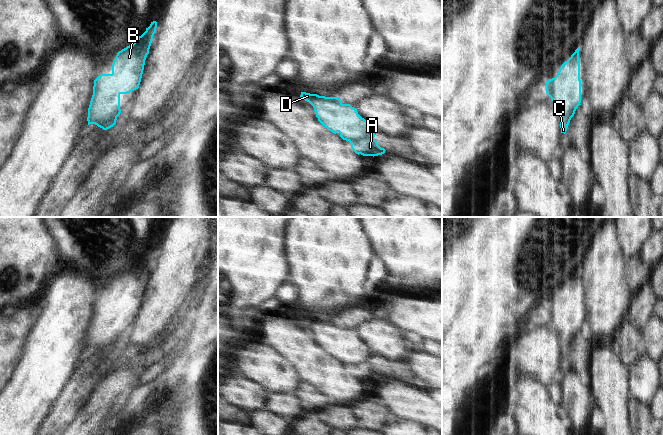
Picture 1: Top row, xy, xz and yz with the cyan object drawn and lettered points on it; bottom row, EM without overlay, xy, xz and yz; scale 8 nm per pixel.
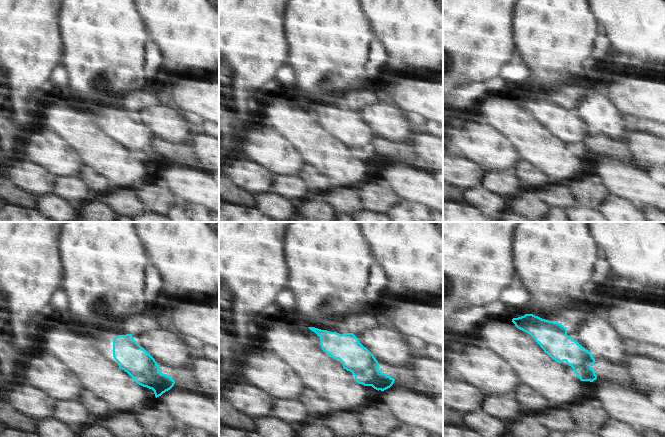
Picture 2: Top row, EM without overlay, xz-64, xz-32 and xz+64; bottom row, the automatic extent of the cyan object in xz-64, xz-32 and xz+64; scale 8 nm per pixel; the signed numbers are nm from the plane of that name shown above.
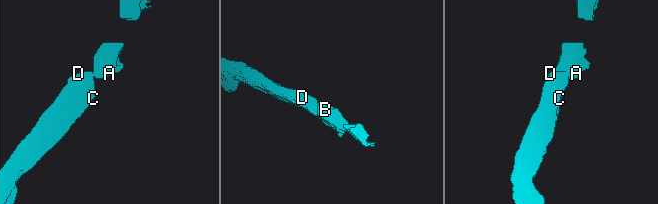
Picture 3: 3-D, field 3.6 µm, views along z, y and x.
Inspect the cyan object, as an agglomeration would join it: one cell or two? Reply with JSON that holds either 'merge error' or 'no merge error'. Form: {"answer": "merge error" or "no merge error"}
{"answer": "no merge error"}

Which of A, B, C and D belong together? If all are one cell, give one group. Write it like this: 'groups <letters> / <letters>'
groups A B C D

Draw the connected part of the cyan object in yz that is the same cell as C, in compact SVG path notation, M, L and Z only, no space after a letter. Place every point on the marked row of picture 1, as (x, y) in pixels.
M580 46L565 61L557 75L546 81L546 94L558 106L561 133L566 133L571 118L581 105Z

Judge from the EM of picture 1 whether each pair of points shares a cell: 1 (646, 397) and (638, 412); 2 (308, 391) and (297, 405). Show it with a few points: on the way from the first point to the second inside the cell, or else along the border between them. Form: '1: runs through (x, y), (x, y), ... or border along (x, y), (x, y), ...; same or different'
1: border along (630, 396), (634, 396), (649, 404); different
2: border along (293, 392), (302, 400), (308, 411); different

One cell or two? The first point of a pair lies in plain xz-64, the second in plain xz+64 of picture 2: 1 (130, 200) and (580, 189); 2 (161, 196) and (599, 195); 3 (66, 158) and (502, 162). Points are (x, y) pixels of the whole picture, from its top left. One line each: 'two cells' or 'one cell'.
1: two cells
2: one cell
3: one cell

